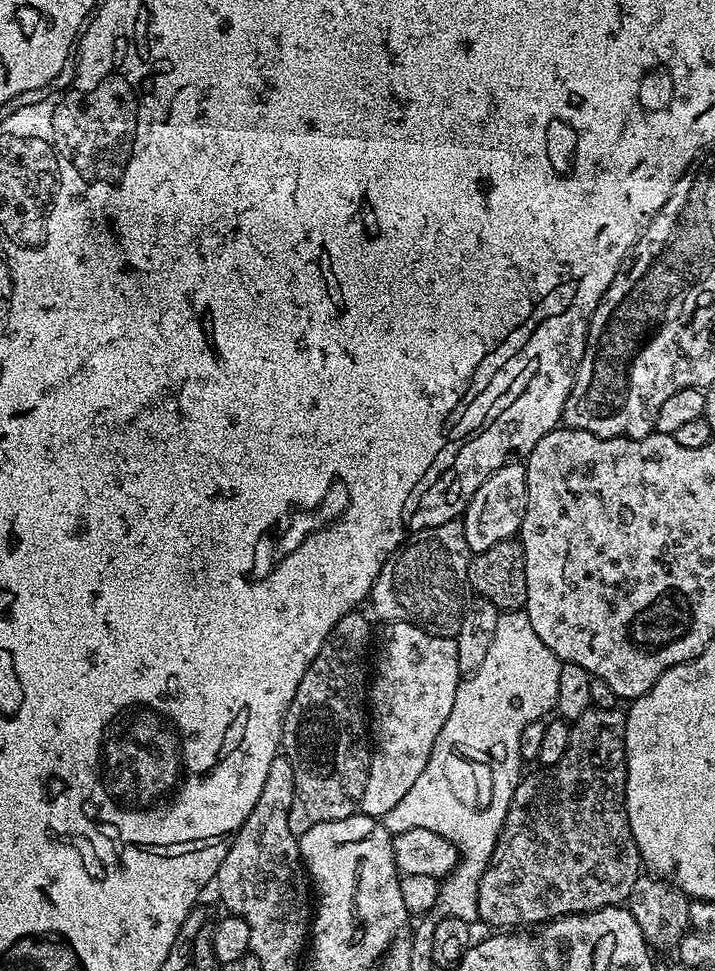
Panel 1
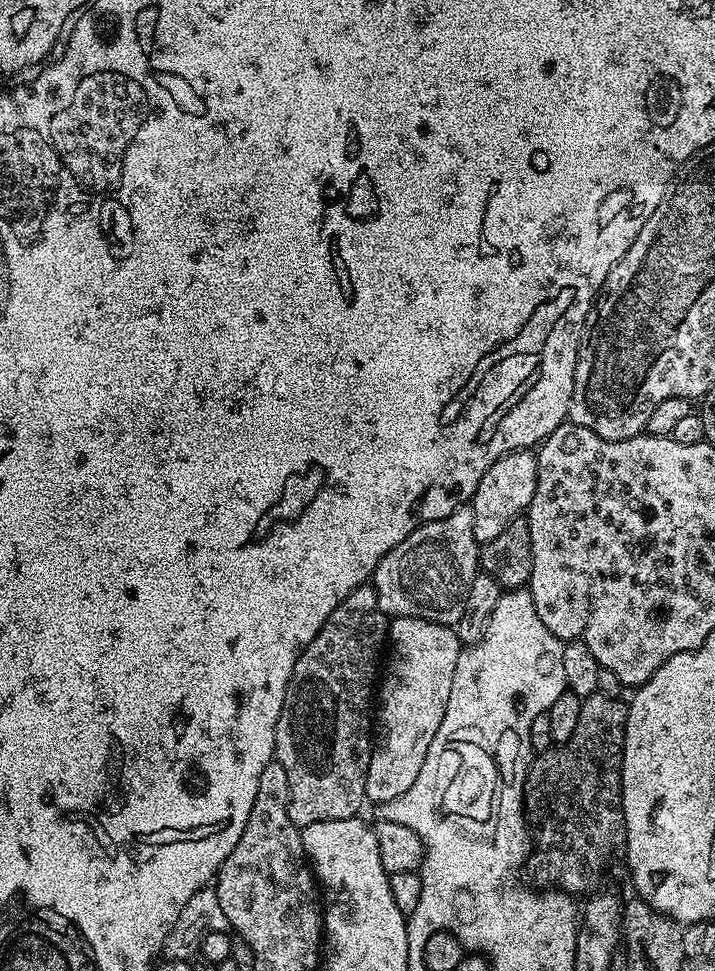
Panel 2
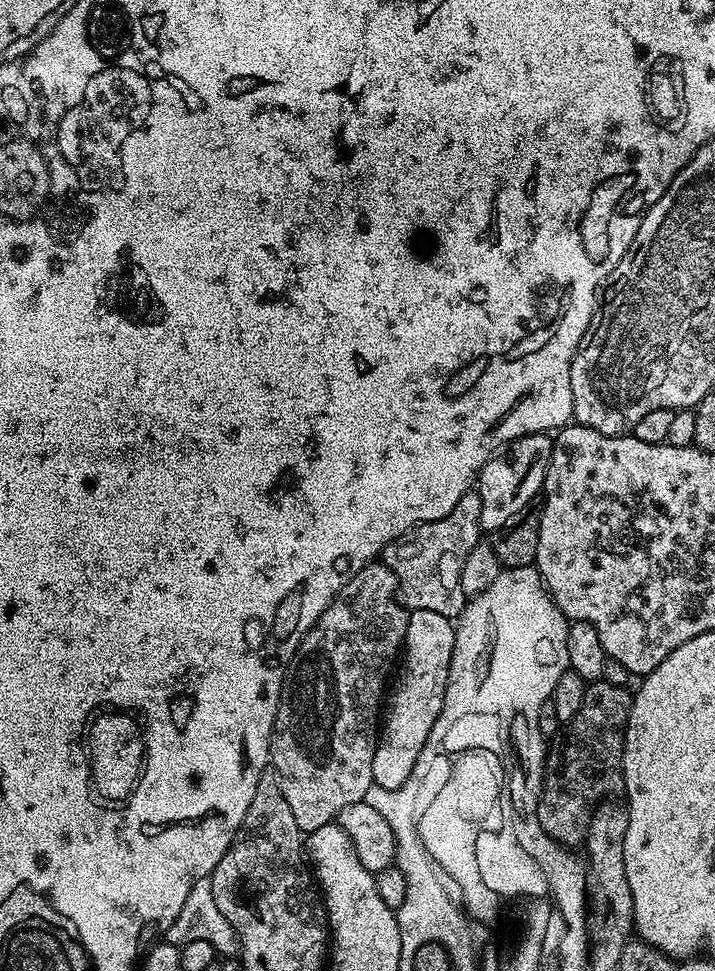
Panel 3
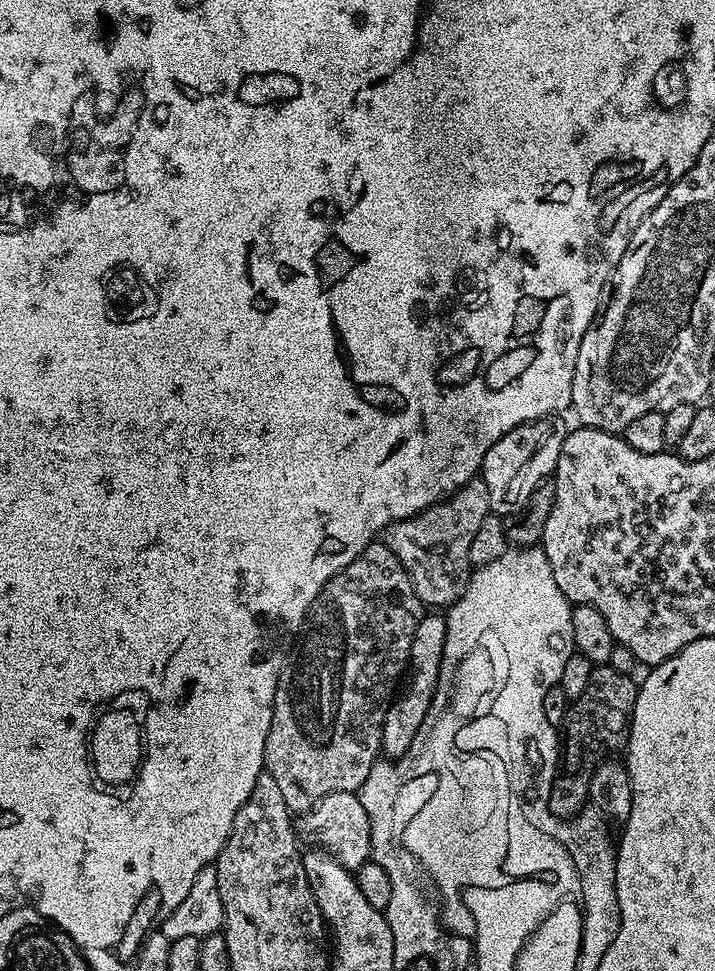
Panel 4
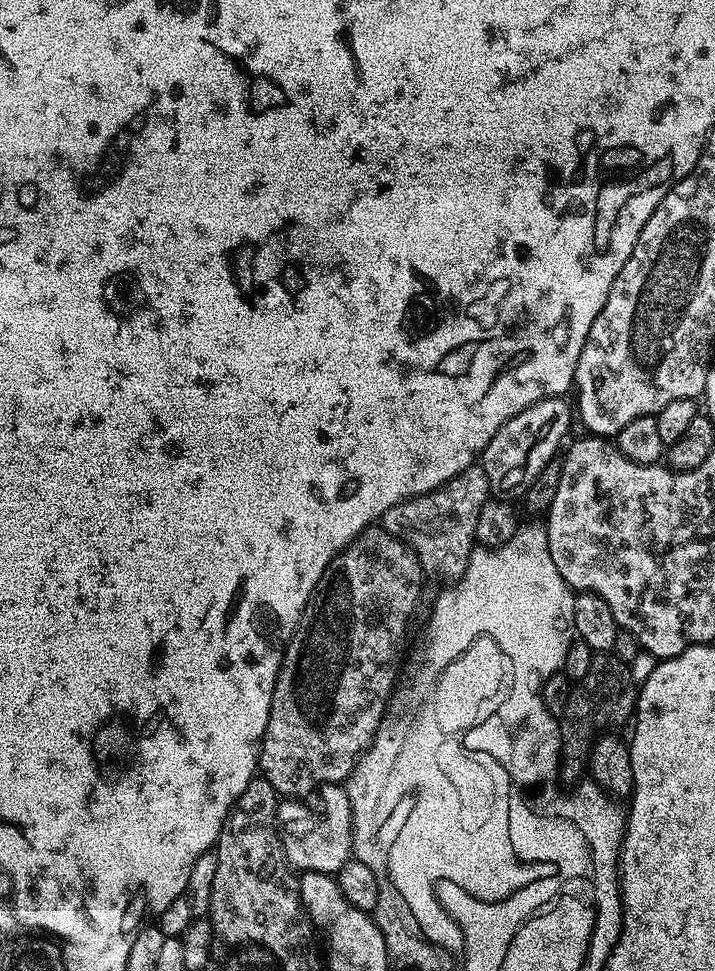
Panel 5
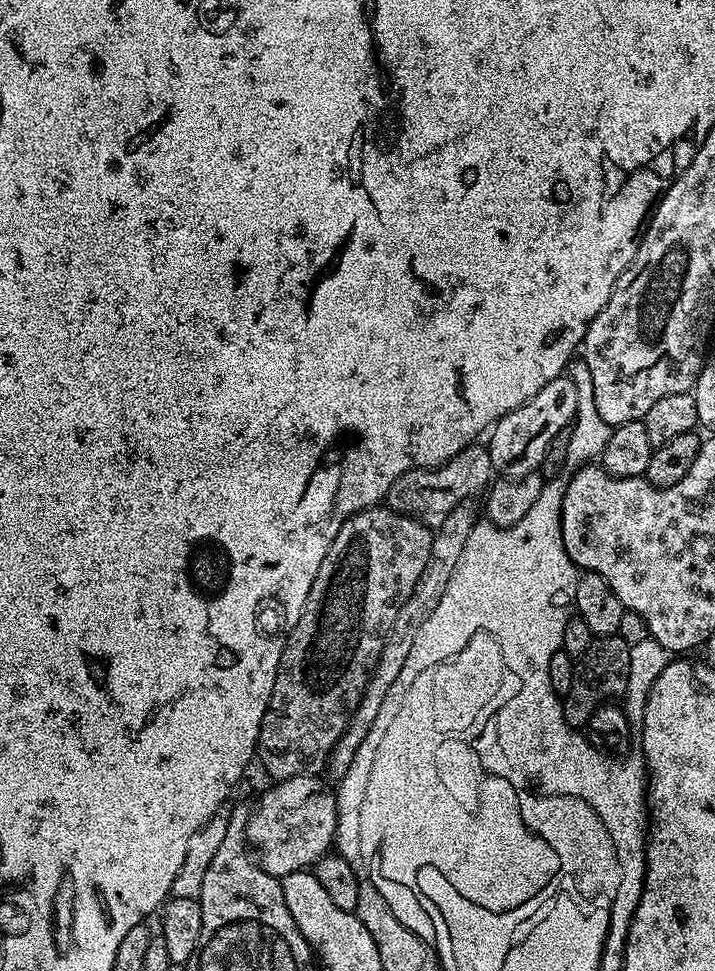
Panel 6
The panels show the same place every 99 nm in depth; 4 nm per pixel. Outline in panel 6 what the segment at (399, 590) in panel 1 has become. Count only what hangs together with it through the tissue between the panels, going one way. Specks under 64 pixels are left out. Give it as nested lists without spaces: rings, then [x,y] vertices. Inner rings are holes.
[[[477,442],[435,470],[413,468],[411,472],[402,474],[402,478],[390,486],[386,504],[395,512],[415,516],[423,524],[438,526],[452,511],[468,502],[471,496],[478,495],[480,491],[481,495],[493,480],[492,459],[488,449],[483,443]]]

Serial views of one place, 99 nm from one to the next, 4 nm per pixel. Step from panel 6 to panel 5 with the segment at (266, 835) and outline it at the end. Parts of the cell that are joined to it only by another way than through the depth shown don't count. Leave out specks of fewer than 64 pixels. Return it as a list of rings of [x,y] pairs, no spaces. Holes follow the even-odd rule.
[[[340,784],[322,785],[318,789],[319,796],[324,807],[320,816],[299,799],[284,798],[279,801],[274,820],[277,825],[280,823],[278,835],[284,842],[284,855],[293,869],[335,874],[353,855],[350,798],[346,788]]]

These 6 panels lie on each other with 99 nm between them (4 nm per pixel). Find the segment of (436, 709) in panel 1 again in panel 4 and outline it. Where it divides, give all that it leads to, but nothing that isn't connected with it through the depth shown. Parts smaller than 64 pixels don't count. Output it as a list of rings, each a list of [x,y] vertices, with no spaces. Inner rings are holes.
[[[440,614],[432,615],[436,616],[421,615],[412,639],[410,668],[411,671],[420,672],[420,676],[414,677],[412,685],[404,693],[401,691],[389,703],[388,712],[384,716],[382,752],[388,758],[401,758],[406,754],[407,748],[414,741],[418,730],[424,726],[424,719],[428,716],[428,711],[432,705],[432,695],[436,693],[436,679],[440,673],[442,654],[446,646],[446,619]]]

